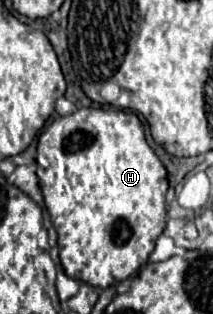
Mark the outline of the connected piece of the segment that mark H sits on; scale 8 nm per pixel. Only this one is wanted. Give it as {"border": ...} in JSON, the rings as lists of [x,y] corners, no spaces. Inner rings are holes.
{"border":[[[79,108],[73,114],[57,116],[39,136],[35,164],[44,206],[59,236],[61,266],[69,278],[77,278],[95,288],[107,288],[127,280],[147,262],[155,240],[165,228],[165,194],[169,182],[165,166],[149,148],[143,126],[135,114]]]}

